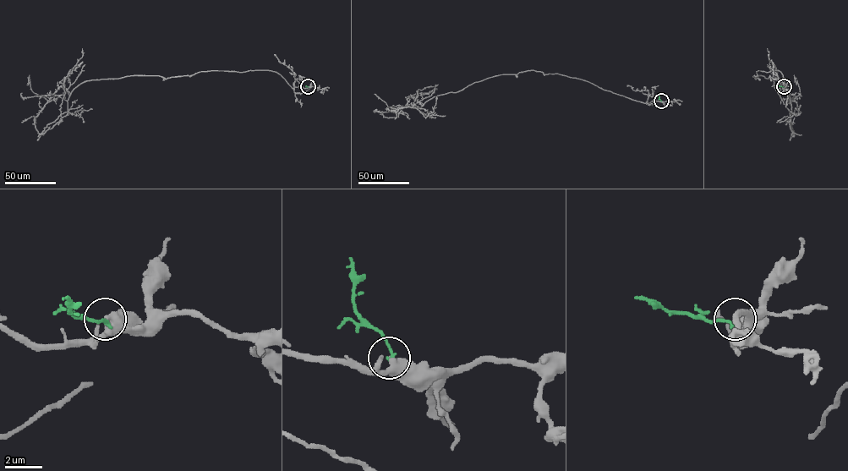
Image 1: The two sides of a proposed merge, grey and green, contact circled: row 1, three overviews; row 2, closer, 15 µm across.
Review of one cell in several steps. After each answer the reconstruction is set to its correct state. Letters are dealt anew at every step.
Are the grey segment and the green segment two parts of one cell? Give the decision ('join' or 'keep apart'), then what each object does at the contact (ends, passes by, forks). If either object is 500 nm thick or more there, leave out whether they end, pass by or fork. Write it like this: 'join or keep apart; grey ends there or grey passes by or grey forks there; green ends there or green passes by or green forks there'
keep apart; grey passes by; green ends there

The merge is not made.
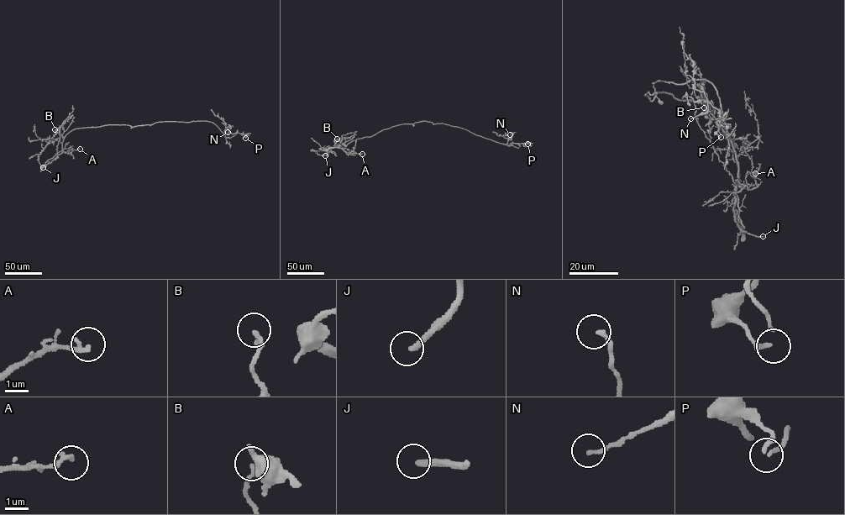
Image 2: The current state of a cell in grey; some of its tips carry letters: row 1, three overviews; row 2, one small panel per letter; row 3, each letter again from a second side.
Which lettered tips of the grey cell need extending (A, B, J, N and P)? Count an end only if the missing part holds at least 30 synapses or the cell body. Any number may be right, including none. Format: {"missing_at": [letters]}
{"missing_at": ["J"]}

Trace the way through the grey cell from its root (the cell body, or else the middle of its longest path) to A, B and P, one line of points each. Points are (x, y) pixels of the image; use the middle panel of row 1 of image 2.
A: (408, 123), (356, 139), (344, 149), (339, 148), (348, 155), (362, 154)
B: (408, 123), (382, 129), (346, 145), (337, 139)
P: (408, 123), (422, 121), (443, 123), (505, 144), (527, 144)

